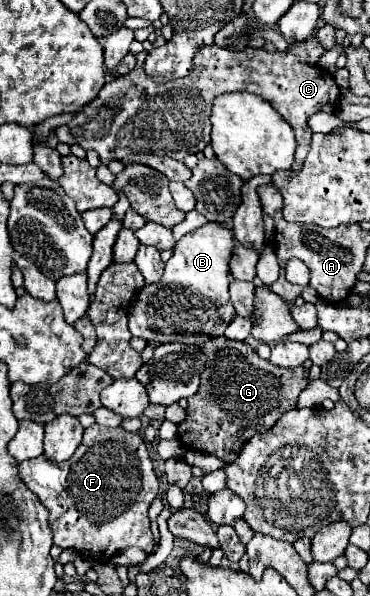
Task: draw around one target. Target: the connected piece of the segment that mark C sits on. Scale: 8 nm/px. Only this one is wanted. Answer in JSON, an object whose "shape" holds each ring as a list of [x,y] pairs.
{"shape":[[[313,36],[299,42],[299,44],[295,44],[295,42],[289,44],[289,50],[285,50],[285,52],[265,52],[263,48],[257,48],[257,50],[245,48],[243,52],[231,52],[231,50],[211,44],[211,46],[197,48],[195,60],[193,60],[193,72],[195,72],[193,76],[165,82],[165,84],[145,80],[145,72],[143,72],[145,52],[141,52],[141,54],[137,54],[137,68],[135,68],[135,72],[129,74],[129,78],[119,76],[119,78],[107,82],[103,86],[103,90],[99,92],[99,96],[93,102],[89,102],[81,112],[77,112],[77,116],[69,122],[69,126],[59,126],[53,132],[59,138],[59,142],[65,142],[69,146],[79,144],[85,150],[95,150],[101,158],[101,164],[109,164],[111,160],[125,158],[127,154],[161,154],[161,156],[171,156],[175,160],[183,160],[187,154],[197,154],[209,144],[209,136],[211,136],[211,120],[209,118],[211,118],[213,100],[225,92],[245,90],[245,92],[253,92],[253,94],[263,96],[293,126],[297,142],[299,142],[297,152],[295,152],[295,162],[293,162],[293,170],[297,172],[297,170],[301,170],[301,164],[305,162],[305,156],[307,156],[309,144],[311,144],[313,132],[307,126],[309,116],[313,116],[319,110],[335,114],[335,106],[341,98],[335,78],[317,66],[317,60],[323,52],[325,52],[325,48]]]}

